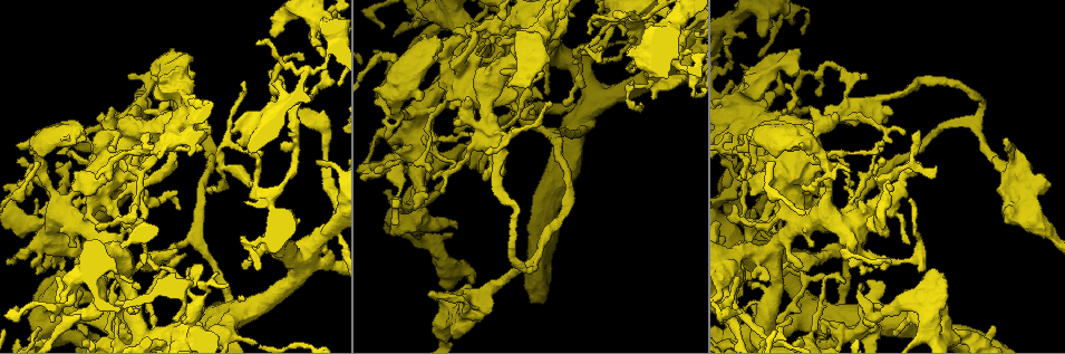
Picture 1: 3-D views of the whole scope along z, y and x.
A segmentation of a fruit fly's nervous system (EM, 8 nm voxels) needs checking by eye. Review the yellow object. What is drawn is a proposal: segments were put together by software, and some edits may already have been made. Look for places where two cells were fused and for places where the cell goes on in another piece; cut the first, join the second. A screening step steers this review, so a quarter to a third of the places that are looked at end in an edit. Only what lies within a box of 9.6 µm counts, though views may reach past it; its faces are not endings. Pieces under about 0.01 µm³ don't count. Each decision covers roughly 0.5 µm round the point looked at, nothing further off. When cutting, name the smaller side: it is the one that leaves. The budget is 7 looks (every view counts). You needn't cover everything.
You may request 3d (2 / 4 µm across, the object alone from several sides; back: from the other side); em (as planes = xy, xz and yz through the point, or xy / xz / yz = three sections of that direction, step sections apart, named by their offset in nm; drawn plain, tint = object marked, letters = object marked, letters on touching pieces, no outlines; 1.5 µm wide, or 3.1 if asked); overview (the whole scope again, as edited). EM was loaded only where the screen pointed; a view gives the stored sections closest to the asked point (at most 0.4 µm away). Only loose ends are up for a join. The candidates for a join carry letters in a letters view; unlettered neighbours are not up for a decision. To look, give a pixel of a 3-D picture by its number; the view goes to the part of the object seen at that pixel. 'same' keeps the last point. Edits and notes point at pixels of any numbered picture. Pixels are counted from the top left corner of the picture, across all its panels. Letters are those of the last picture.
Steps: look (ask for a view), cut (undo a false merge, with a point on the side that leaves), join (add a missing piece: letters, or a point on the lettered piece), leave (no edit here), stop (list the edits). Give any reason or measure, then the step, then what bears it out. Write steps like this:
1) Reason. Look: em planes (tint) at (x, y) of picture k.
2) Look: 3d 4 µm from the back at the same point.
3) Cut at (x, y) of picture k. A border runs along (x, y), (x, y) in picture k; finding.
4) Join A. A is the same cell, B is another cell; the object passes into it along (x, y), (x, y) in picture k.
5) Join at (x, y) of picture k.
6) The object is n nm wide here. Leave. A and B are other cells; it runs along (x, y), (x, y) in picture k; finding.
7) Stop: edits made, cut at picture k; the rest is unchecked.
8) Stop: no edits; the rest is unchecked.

Free end. Look: 3d 4 µm from the back at (562, 40) of picture 1.

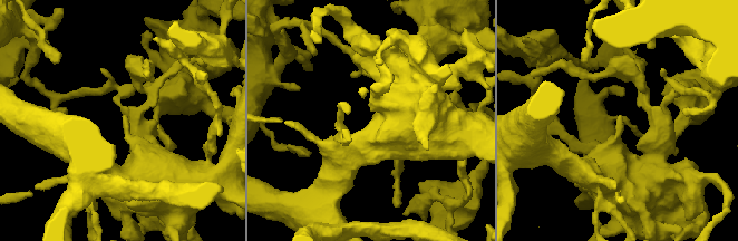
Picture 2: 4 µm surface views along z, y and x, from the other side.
Shape alone is not enough. Look: em xz step 4 (tint) at (620, 117) of picture 2.

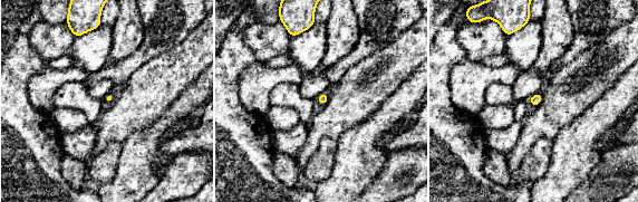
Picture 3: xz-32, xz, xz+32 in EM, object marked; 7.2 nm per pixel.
Cut it another way. Look: em planes (letters) at the same point.

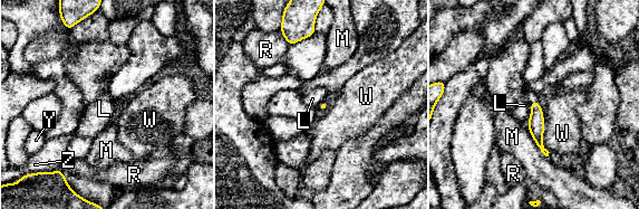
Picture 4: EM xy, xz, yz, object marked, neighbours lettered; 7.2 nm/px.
The longest contact is with W, 300 nm. Leave. L, M, R, W, Y and Z are other cells; a border runs along (532, 103), (526, 123) in picture 4; none of them fits.

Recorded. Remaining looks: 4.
Look: em yz step 4 (tint) at (382, 28) of picture 1.

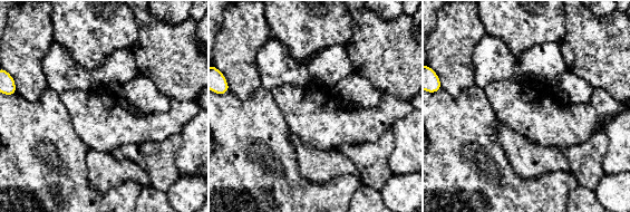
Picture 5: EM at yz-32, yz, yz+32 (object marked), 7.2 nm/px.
Look: em planes (letters) at the same point.

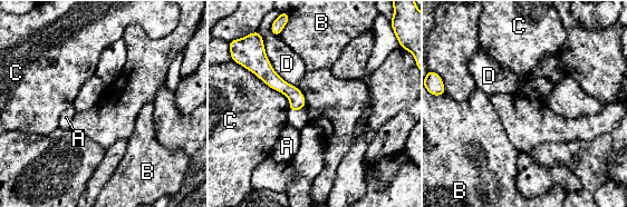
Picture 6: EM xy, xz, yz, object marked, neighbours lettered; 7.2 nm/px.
Leave. A, B, C and D are other cells; it runs along (259, 50), (259, 65), (301, 105) in picture 6; no lettered piece goes on from it.

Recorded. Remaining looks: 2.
Stop: no edits; the rest is unchecked.

